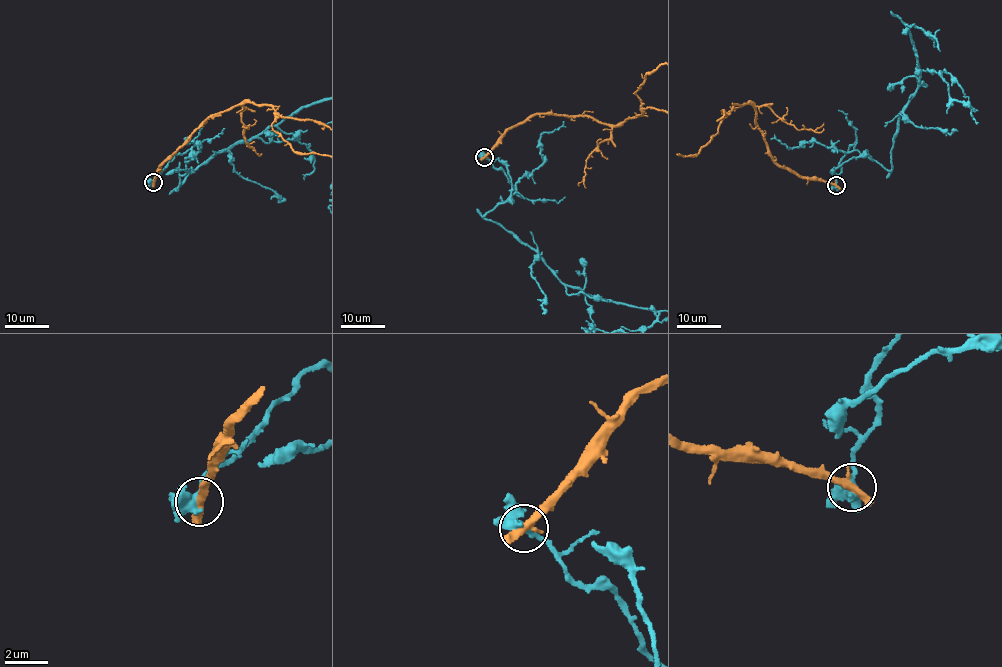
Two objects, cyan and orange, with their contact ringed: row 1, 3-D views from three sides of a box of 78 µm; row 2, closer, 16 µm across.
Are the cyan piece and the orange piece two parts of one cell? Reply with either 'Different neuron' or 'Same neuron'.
Different neuron

